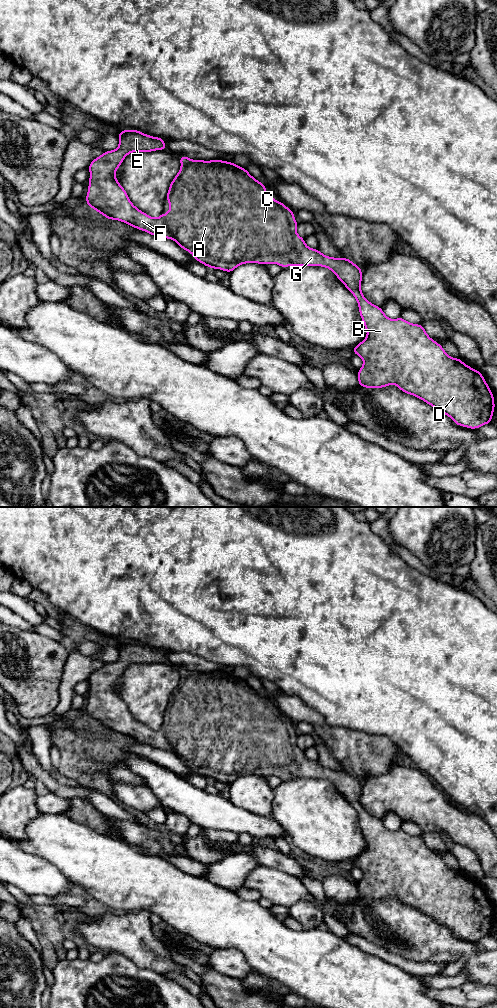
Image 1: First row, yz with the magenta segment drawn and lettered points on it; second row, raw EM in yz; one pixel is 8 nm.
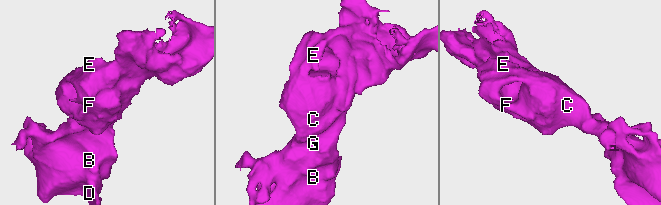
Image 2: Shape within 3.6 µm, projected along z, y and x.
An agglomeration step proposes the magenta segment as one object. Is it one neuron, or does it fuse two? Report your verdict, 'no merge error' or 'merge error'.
no merge error

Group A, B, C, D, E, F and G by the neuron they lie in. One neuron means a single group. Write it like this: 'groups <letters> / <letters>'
groups A B C D E F G

